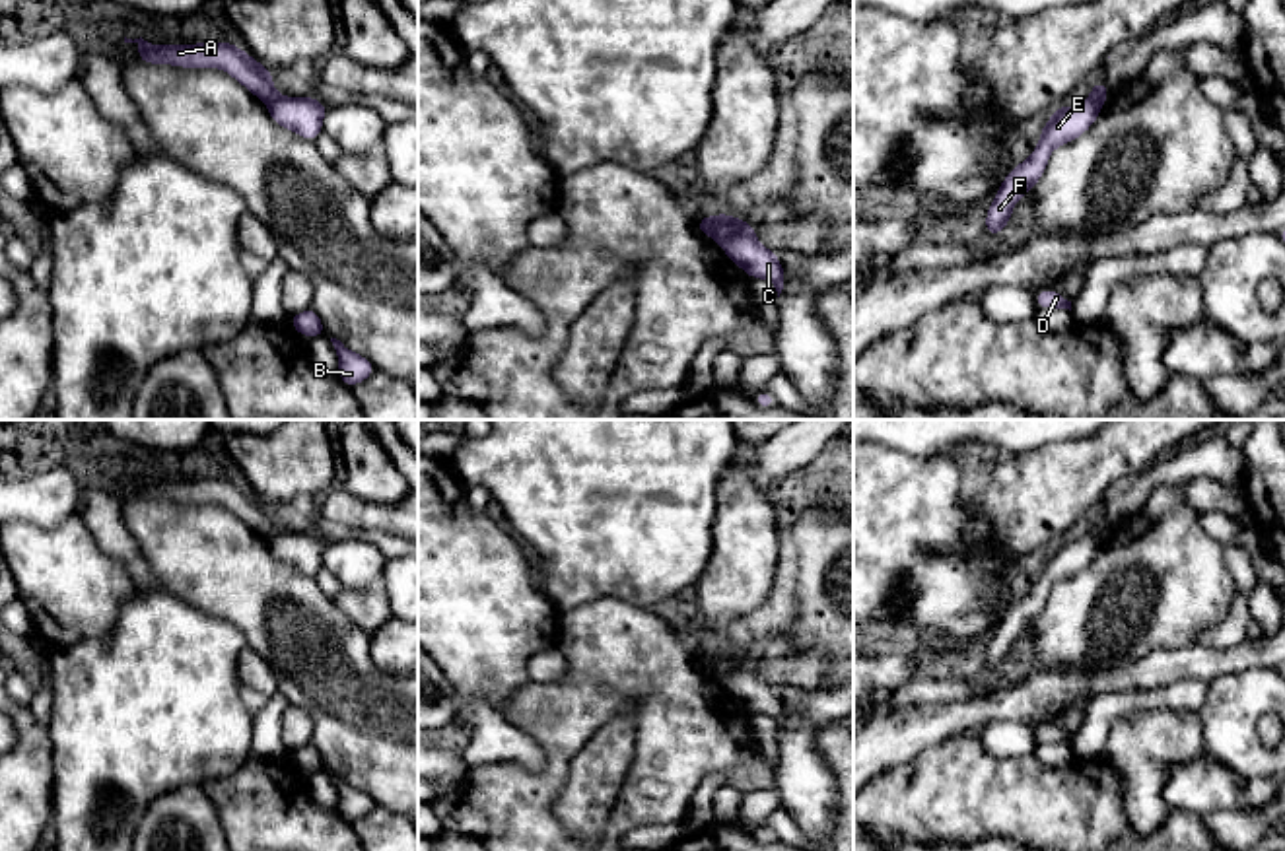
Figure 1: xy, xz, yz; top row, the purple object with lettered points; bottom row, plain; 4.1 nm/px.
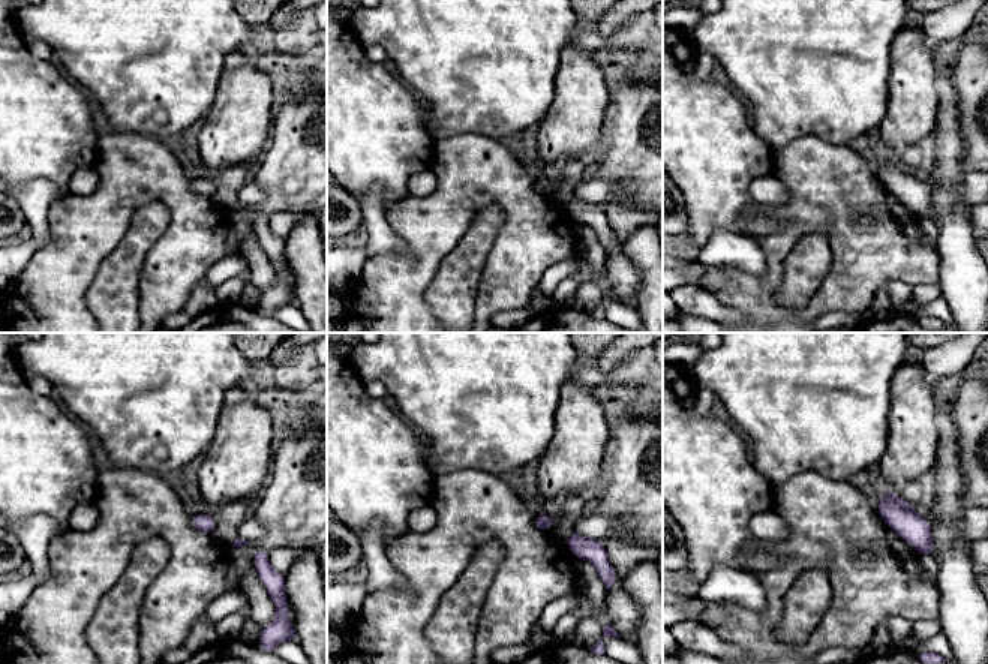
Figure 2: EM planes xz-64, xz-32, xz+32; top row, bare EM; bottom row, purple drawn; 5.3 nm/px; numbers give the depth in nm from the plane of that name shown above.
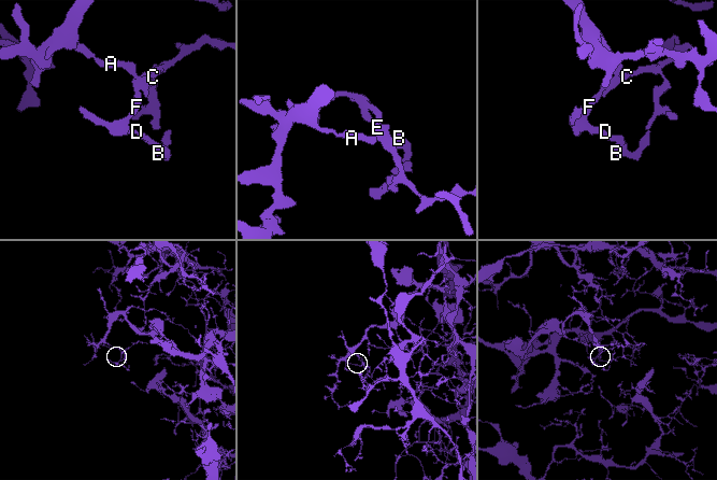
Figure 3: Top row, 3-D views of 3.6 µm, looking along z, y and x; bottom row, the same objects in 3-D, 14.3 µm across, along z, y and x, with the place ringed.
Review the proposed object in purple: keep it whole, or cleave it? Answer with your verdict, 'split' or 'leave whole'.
split

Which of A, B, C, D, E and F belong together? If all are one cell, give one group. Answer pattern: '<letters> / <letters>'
A / B C D E F

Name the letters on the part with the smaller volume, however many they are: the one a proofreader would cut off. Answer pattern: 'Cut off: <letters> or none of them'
Cut off: B, C, D, E, F

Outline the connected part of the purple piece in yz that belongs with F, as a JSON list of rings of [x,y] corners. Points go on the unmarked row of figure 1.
[[[1093,530],[1073,542],[1056,542],[1046,562],[1040,563],[1040,577],[1023,598],[1017,598],[1003,614],[993,637],[986,647],[986,672],[993,672],[1005,664],[1017,635],[1032,628],[1042,614],[1054,583],[1069,579],[1085,569],[1098,554],[1104,534]]]

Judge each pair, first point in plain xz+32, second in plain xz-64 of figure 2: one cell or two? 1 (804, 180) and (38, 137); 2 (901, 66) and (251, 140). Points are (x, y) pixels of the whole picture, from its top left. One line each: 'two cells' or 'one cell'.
1: two cells
2: one cell

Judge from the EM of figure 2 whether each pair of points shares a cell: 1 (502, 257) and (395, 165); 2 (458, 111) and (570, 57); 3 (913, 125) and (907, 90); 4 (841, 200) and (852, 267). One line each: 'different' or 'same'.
1: different
2: different
3: same
4: same

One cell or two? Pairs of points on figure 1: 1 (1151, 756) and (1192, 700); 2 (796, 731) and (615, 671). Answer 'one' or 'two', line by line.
1: two
2: two

